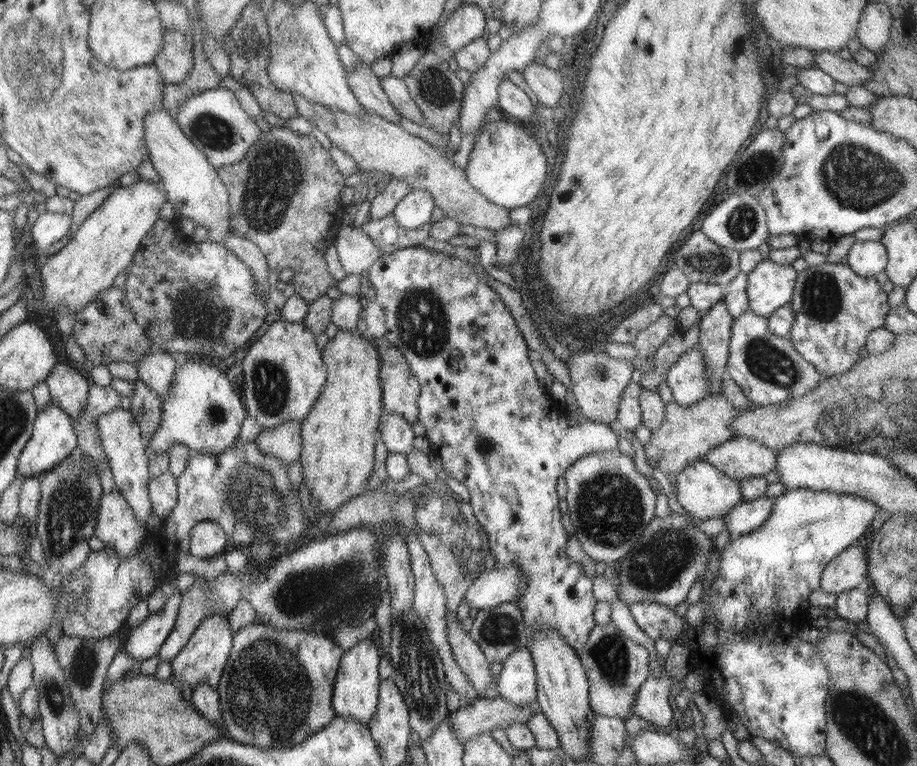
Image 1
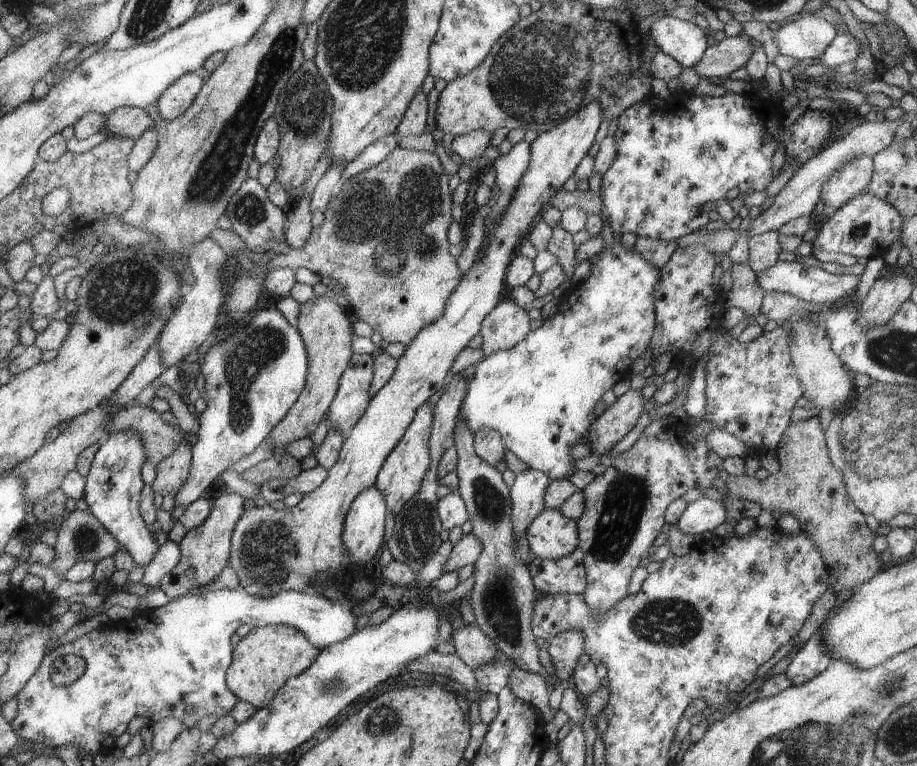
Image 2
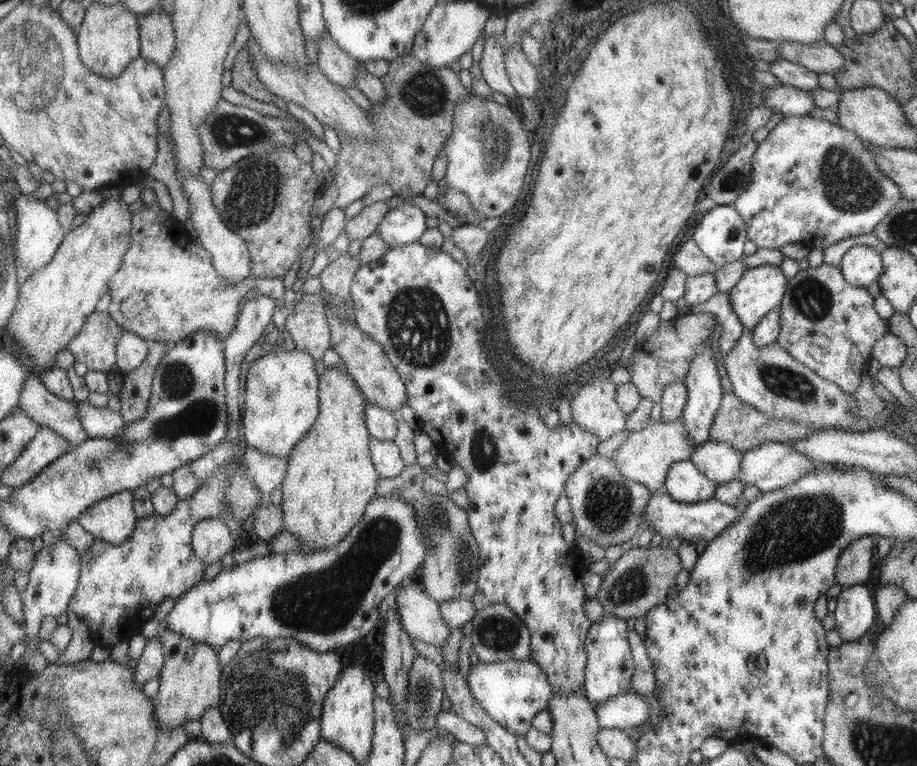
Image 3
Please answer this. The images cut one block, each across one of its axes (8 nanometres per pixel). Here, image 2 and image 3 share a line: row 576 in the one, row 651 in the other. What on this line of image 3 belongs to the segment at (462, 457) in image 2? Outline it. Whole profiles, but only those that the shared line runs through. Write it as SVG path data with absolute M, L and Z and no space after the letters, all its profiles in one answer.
M486 604L485 608L478 611L473 619L471 633L472 649L478 655L479 662L504 662L505 660L528 660L531 658L531 634L521 619L510 608L502 604Z

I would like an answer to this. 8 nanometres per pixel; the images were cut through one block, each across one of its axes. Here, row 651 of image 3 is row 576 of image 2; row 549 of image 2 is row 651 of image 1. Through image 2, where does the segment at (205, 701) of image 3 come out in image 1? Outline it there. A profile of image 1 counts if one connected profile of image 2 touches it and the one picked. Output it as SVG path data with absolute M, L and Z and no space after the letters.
M220 613L206 617L194 630L194 634L190 636L186 646L180 650L176 658L171 660L172 676L169 681L175 683L180 692L183 690L185 682L188 682L191 688L194 688L194 685L198 685L198 683L208 683L216 689L223 676L224 668L230 662L229 656L233 648L234 636L228 617L220 615Z

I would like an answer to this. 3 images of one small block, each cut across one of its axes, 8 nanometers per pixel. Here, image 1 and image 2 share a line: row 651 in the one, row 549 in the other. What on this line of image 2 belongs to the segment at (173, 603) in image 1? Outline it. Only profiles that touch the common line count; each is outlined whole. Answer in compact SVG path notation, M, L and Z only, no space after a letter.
M132 430L114 432L108 440L101 442L86 478L86 492L83 498L89 511L100 521L102 526L132 556L135 566L146 566L156 556L159 544L154 534L150 534L146 522L140 516L140 490L144 488L140 478L140 468L144 464L144 444L142 438Z

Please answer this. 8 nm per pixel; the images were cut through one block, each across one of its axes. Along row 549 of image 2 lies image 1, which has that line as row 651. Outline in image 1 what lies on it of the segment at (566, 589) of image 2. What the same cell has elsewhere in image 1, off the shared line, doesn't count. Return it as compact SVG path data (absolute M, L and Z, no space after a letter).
M412 246L401 248L391 253L384 253L373 266L368 268L368 280L371 287L376 292L376 299L368 302L367 306L360 312L357 329L366 337L387 340L391 345L400 349L407 358L408 365L411 366L412 373L419 378L420 386L423 387L419 394L419 421L424 424L425 437L429 440L434 455L442 460L444 472L448 477L454 478L462 483L470 492L470 503L475 513L475 518L479 520L481 526L487 531L489 536L492 553L495 556L494 567L506 567L506 565L516 565L524 571L523 592L519 595L516 606L521 609L523 622L530 629L531 633L542 631L542 629L554 629L562 635L564 642L576 649L576 654L580 656L580 651L587 645L588 637L591 636L592 629L595 628L594 616L592 612L596 609L596 598L592 594L592 578L588 578L582 570L582 565L570 560L566 556L566 530L562 528L560 522L560 508L558 508L558 494L556 494L556 480L562 477L566 471L575 464L580 458L590 454L597 454L602 451L614 451L618 449L620 436L616 434L616 429L606 423L594 422L586 418L581 418L572 430L568 430L568 420L566 420L566 405L563 402L554 402L546 390L540 386L536 380L536 372L532 370L530 358L528 358L528 344L520 336L520 330L510 314L506 310L504 302L500 296L474 272L472 264L462 260L462 258L450 258L444 253L435 251L422 246Z

